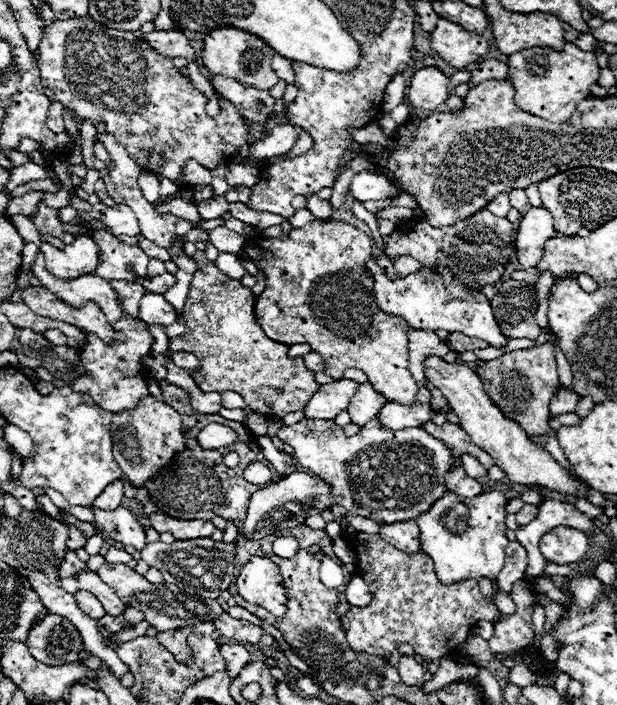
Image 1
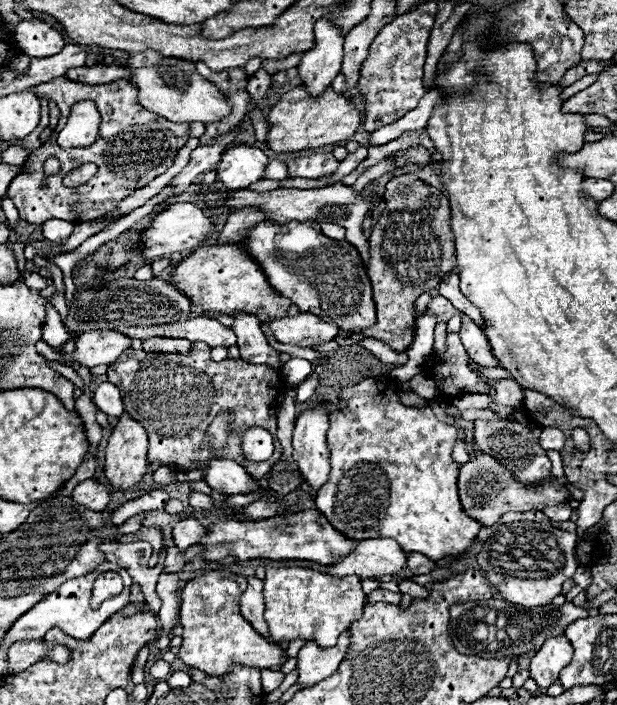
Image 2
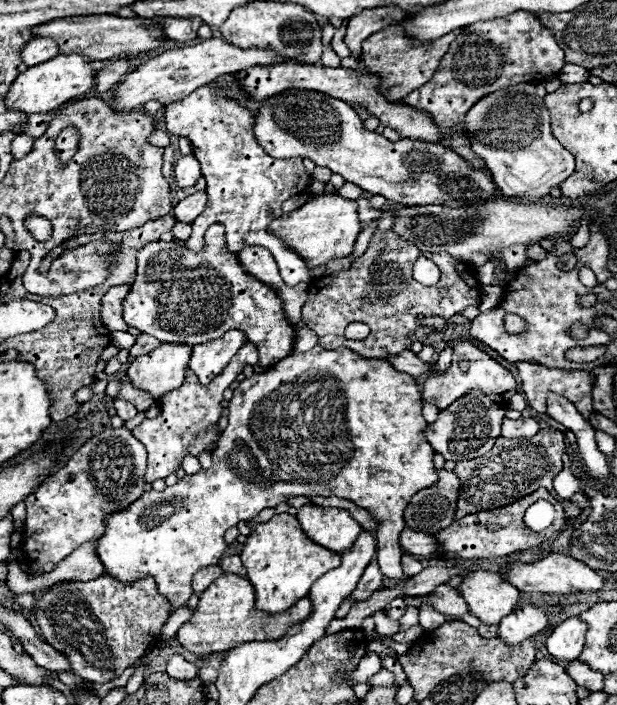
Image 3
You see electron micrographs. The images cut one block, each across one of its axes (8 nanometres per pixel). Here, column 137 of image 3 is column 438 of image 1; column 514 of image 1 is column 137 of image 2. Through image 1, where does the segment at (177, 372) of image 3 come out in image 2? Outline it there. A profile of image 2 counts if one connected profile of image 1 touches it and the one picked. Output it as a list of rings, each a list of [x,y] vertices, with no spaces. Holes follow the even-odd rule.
[[[122,414],[106,444],[104,472],[112,490],[128,490],[142,480],[148,468],[146,452],[146,430],[128,414]]]

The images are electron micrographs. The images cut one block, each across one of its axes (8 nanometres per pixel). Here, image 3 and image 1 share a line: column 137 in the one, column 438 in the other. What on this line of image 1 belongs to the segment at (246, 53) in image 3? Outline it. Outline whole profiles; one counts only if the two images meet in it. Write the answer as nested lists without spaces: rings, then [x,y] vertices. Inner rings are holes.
[[[422,68],[408,82],[408,98],[416,110],[436,112],[448,98],[450,78],[438,68]]]

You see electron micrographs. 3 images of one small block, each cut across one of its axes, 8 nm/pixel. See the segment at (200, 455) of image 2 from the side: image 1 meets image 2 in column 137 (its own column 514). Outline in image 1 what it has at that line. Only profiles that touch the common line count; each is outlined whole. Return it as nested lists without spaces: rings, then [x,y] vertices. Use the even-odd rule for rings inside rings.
[[[544,342],[540,346],[532,346],[526,350],[512,350],[496,360],[482,362],[476,368],[478,378],[484,382],[486,394],[494,400],[496,406],[514,422],[518,422],[526,434],[530,436],[546,436],[548,426],[548,414],[550,414],[550,400],[558,392],[558,370],[556,370],[556,348],[550,342]]]

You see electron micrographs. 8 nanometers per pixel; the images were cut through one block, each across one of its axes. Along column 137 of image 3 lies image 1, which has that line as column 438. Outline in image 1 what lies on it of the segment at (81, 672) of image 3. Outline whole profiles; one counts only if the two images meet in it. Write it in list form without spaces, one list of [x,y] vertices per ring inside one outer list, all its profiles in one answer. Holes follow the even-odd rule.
[[[342,506],[330,510],[334,520],[342,526],[342,538],[356,554],[358,576],[364,578],[372,594],[370,606],[350,608],[340,618],[352,650],[388,658],[398,644],[410,642],[416,654],[426,662],[438,662],[444,656],[460,656],[462,644],[480,620],[496,622],[500,618],[494,602],[480,594],[476,580],[440,584],[434,574],[434,564],[424,552],[412,556],[404,554],[376,534],[362,534],[342,524]]]

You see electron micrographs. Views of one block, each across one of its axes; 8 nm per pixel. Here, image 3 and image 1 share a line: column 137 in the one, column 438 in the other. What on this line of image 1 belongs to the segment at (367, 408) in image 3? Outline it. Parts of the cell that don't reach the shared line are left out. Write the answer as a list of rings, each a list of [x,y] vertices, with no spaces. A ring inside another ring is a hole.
[[[488,492],[488,494],[478,494],[478,498],[462,498],[462,496],[458,496],[458,494],[446,494],[446,498],[440,498],[434,506],[432,506],[432,510],[428,510],[426,514],[422,514],[422,518],[416,518],[416,522],[418,522],[418,528],[420,528],[420,536],[422,536],[422,552],[426,552],[430,558],[432,558],[432,562],[434,562],[434,570],[436,570],[436,578],[442,582],[442,584],[454,584],[454,582],[462,582],[462,580],[470,580],[470,578],[482,578],[482,576],[486,576],[493,583],[493,589],[495,590],[494,581],[498,576],[498,572],[502,570],[502,560],[504,560],[504,548],[508,546],[508,538],[506,538],[506,524],[504,524],[504,518],[506,518],[506,510],[504,510],[504,504],[506,504],[506,498],[504,498],[504,494],[502,492]]]

